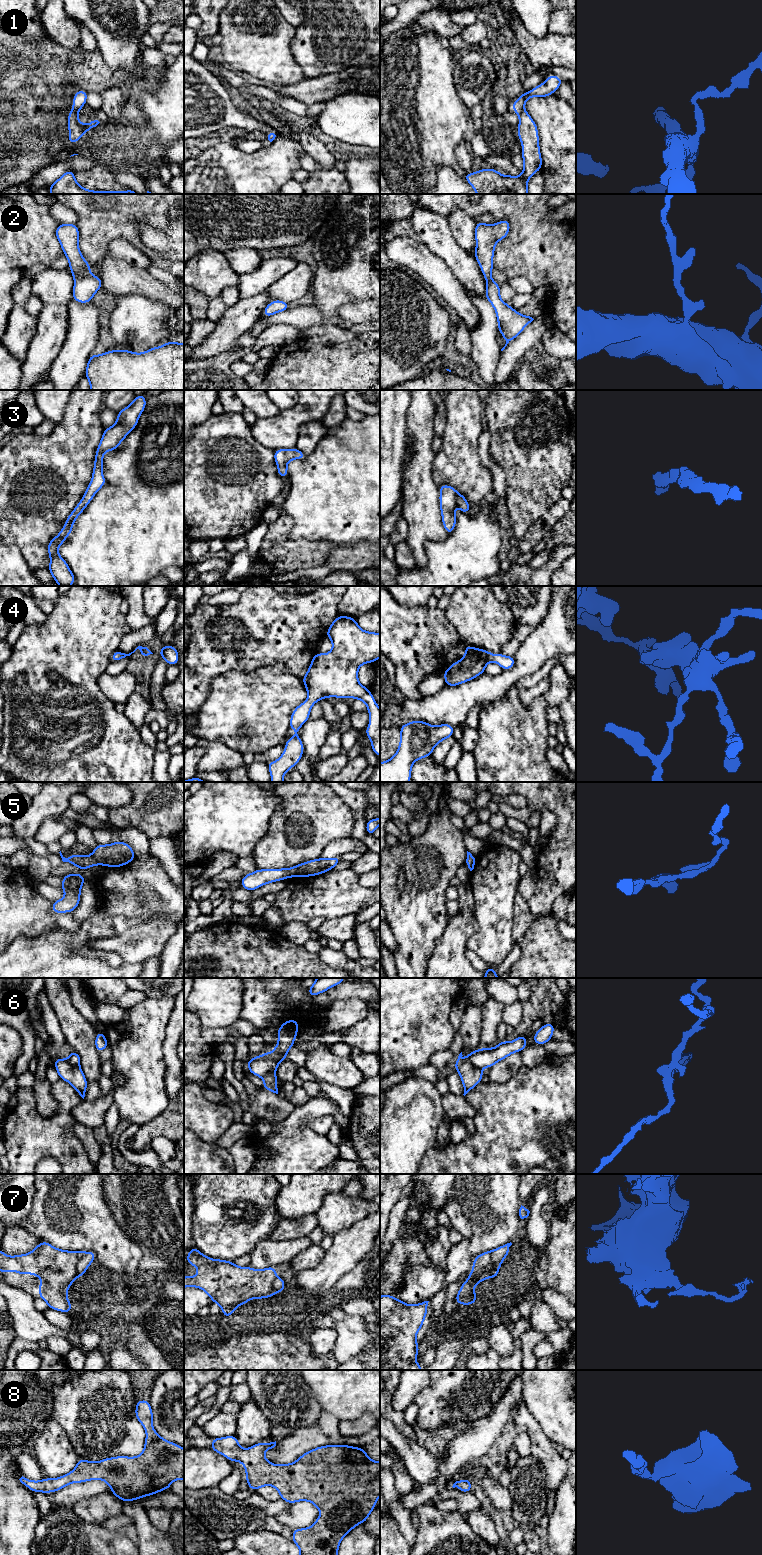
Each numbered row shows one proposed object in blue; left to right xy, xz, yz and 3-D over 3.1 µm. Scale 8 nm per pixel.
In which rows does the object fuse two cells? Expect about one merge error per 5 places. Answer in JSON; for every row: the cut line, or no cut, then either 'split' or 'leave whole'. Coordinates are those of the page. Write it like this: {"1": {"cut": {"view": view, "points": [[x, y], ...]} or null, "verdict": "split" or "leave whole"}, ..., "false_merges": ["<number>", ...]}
{"1": {"cut": {"view": "xy", "points": [[72, 108], [78, 113]]}, "verdict": "split"}, "2": {"cut": null, "verdict": "leave whole"}, "3": {"cut": null, "verdict": "leave whole"}, "4": {"cut": null, "verdict": "leave whole"}, "5": {"cut": null, "verdict": "leave whole"}, "6": {"cut": {"view": "yz", "points": [[456, 1061], [469, 1061], [480, 1069]]}, "verdict": "split"}, "7": {"cut": null, "verdict": "leave whole"}, "8": {"cut": null, "verdict": "leave whole"}, "false_merges": ["1", "6"]}

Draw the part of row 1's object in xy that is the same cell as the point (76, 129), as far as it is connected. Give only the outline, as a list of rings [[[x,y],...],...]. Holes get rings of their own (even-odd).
[[[72,108],[68,114],[68,129],[69,137],[68,143],[74,144],[77,142],[88,130],[96,127],[100,122],[98,120],[91,121],[86,124],[79,122],[77,112]]]

